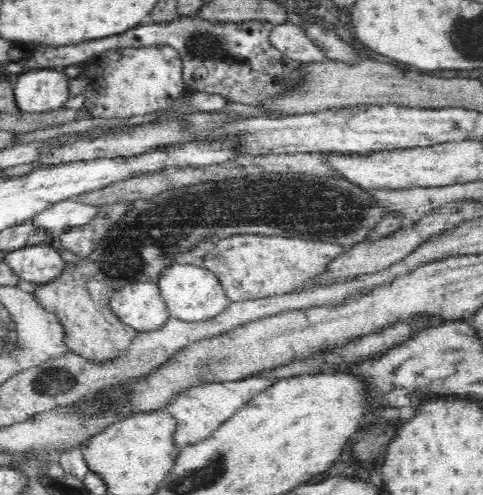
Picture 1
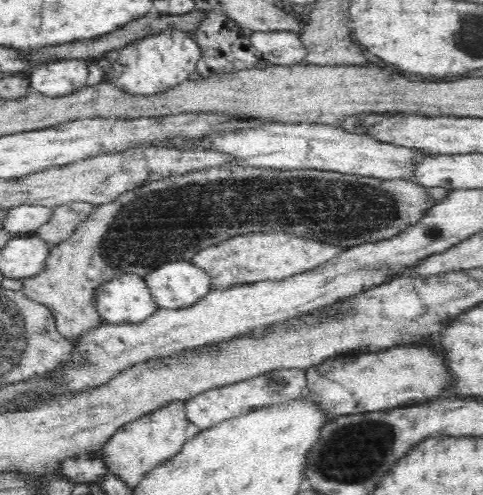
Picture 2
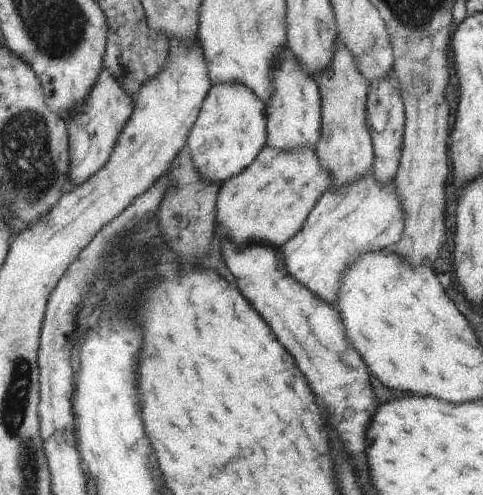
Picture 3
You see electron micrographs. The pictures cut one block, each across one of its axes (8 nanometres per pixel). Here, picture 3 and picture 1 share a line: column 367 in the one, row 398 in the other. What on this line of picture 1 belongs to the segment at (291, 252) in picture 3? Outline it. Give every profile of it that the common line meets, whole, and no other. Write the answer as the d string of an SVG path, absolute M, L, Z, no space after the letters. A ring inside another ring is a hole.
M250 376L250 378L238 380L238 382L200 384L200 386L184 390L182 394L178 394L174 398L172 404L162 408L164 412L168 412L178 422L178 428L176 428L176 434L174 434L174 444L182 452L182 450L186 450L186 446L194 446L194 444L200 444L202 440L210 438L226 420L230 420L234 414L238 414L246 406L246 402L250 402L262 390L270 388L274 382L276 382L276 378Z

